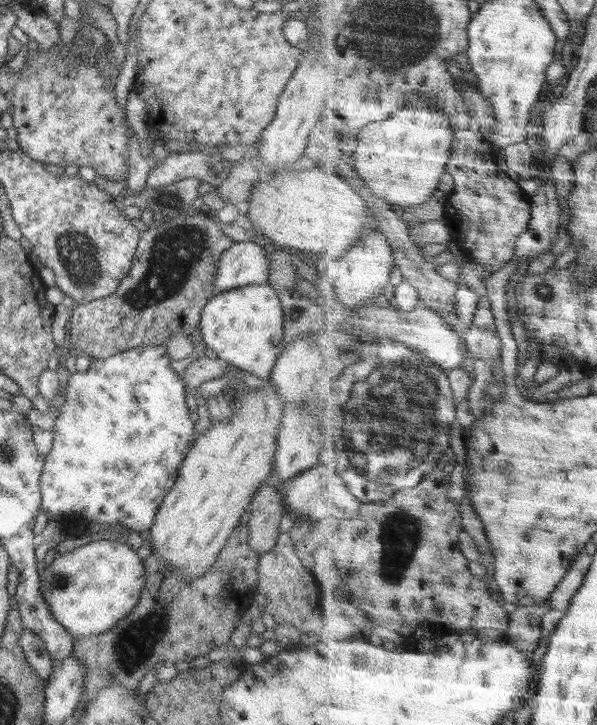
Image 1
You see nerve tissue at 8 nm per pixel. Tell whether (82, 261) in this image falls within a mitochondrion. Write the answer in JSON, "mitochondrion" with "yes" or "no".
{"mitochondrion":"yes"}

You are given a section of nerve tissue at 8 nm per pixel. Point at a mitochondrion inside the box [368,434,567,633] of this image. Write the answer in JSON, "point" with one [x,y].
{"point":[401,531]}

